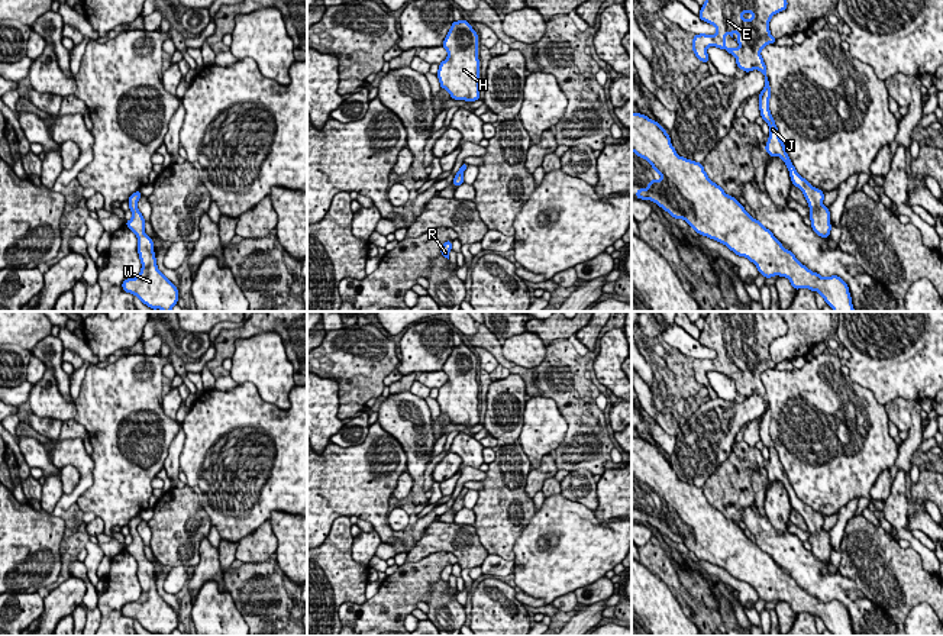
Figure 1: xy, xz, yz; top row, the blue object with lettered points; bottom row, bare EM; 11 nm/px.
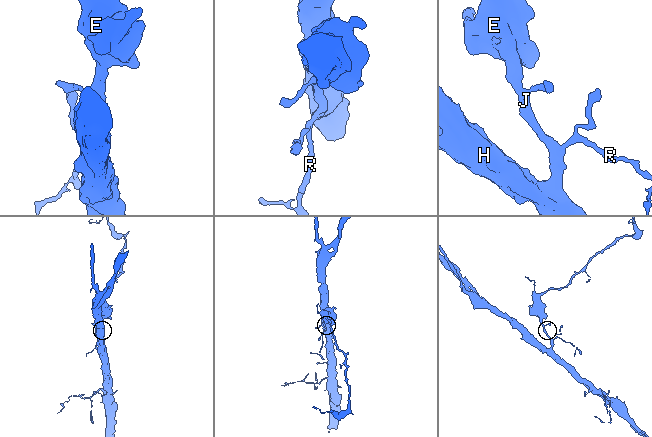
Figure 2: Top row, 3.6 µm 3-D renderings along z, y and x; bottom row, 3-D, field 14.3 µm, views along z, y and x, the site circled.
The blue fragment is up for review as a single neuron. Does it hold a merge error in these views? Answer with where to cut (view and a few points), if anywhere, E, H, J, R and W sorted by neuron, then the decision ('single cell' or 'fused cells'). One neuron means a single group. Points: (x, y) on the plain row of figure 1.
cut none; groups E H J R W; single cell

